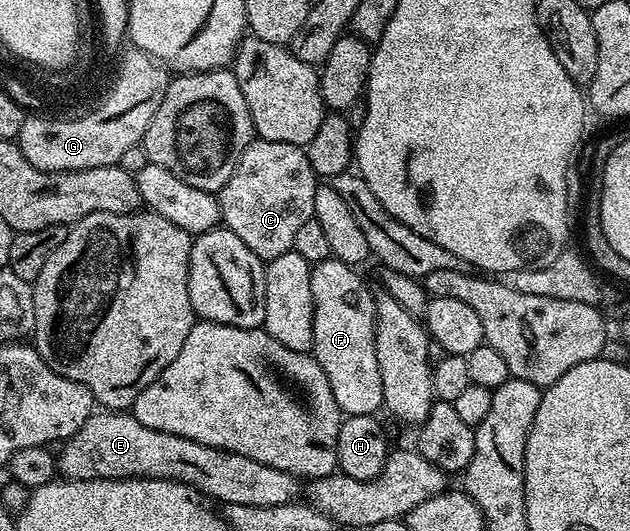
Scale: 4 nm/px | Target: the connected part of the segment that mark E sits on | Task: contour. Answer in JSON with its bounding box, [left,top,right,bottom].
[58,410,302,506]

